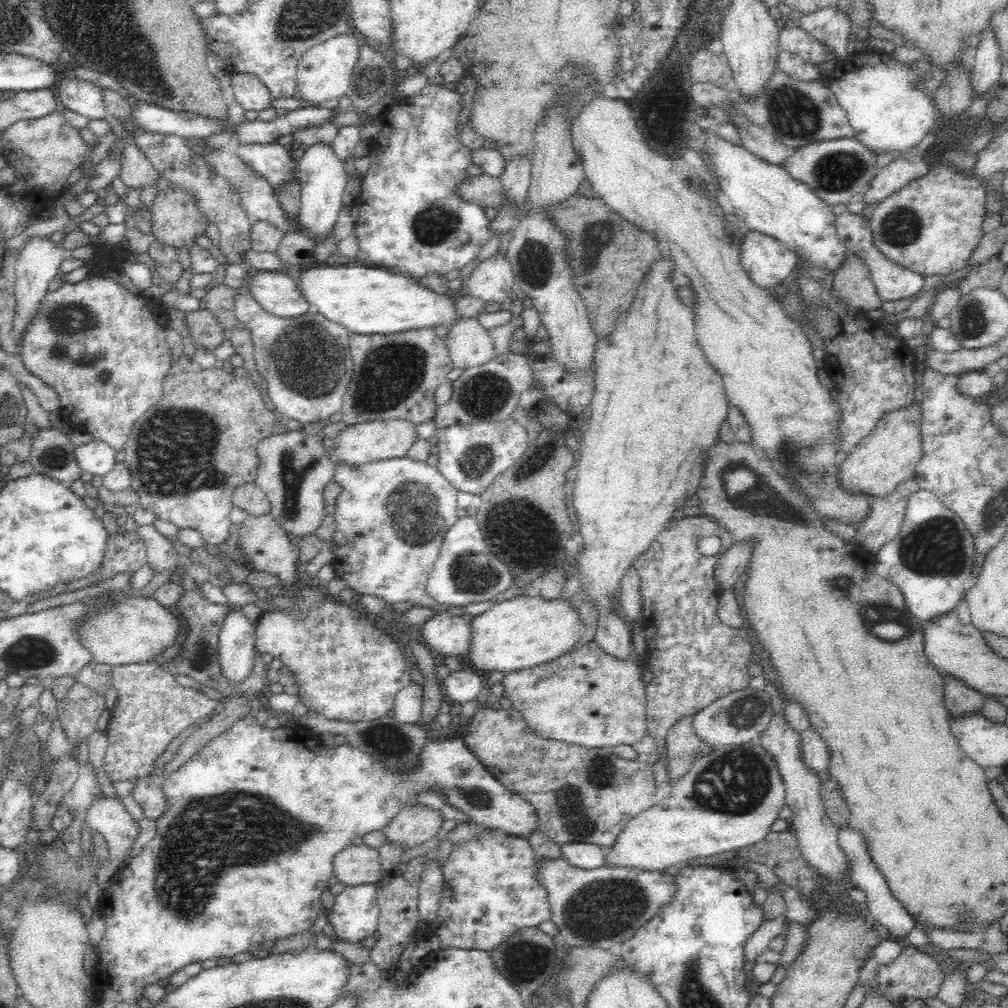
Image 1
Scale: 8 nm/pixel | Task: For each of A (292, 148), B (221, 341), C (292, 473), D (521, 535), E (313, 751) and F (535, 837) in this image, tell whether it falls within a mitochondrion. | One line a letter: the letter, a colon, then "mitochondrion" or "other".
A: other
B: other
C: mitochondrion
D: mitochondrion
E: other
F: other

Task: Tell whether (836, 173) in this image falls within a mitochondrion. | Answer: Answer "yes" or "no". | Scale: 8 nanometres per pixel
yes

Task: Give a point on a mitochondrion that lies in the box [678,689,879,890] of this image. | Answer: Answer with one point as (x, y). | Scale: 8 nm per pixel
(737, 783)

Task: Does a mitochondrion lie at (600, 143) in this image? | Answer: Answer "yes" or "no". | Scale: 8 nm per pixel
no

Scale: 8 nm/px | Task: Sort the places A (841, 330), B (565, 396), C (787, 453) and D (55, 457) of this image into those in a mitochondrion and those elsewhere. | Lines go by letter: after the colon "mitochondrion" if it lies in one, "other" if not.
A: other
B: other
C: mitochondrion
D: mitochondrion

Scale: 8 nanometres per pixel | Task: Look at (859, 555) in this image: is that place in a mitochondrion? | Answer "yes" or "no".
yes

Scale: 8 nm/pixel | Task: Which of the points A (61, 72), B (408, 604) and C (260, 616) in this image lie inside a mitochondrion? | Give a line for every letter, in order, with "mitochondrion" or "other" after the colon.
A: other
B: other
C: other

